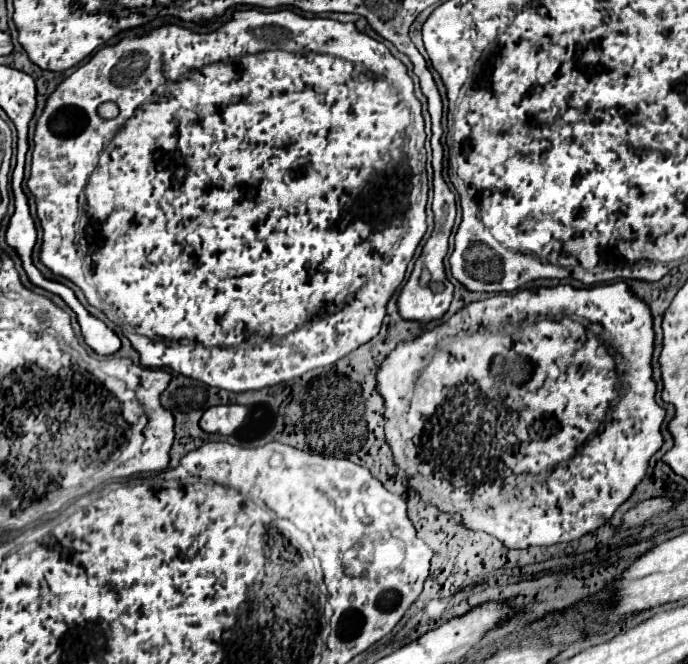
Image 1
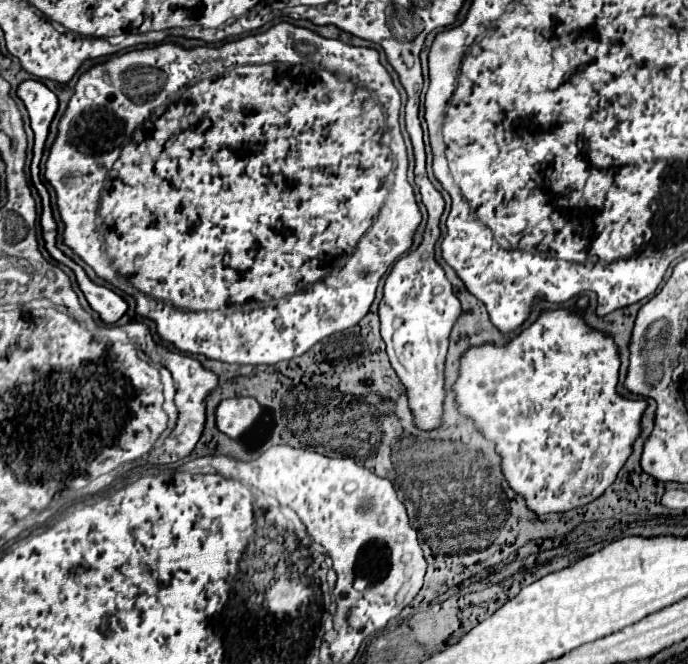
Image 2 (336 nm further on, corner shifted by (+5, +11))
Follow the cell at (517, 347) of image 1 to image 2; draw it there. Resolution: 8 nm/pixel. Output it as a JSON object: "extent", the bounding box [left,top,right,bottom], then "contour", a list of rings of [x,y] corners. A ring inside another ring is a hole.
{"extent":[453,296,647,516],"contour":[[[581,296],[575,304],[575,308],[559,308],[559,310],[543,310],[539,314],[539,318],[525,328],[523,332],[519,332],[511,342],[503,344],[503,346],[495,346],[491,342],[481,344],[481,346],[471,346],[459,360],[459,378],[453,384],[453,392],[455,392],[455,400],[459,406],[459,414],[471,418],[477,426],[477,432],[489,440],[495,446],[495,452],[501,458],[501,472],[509,484],[509,488],[525,498],[525,504],[531,512],[535,512],[537,516],[541,514],[551,514],[551,512],[567,512],[585,504],[591,504],[593,500],[597,500],[617,478],[619,470],[625,466],[627,458],[633,452],[633,442],[639,438],[641,434],[641,418],[643,412],[647,410],[647,402],[643,400],[629,400],[623,398],[617,392],[617,378],[619,378],[619,366],[621,366],[621,356],[619,356],[619,348],[613,340],[613,336],[609,332],[591,328],[585,322],[585,308],[589,306],[589,298]]]}

